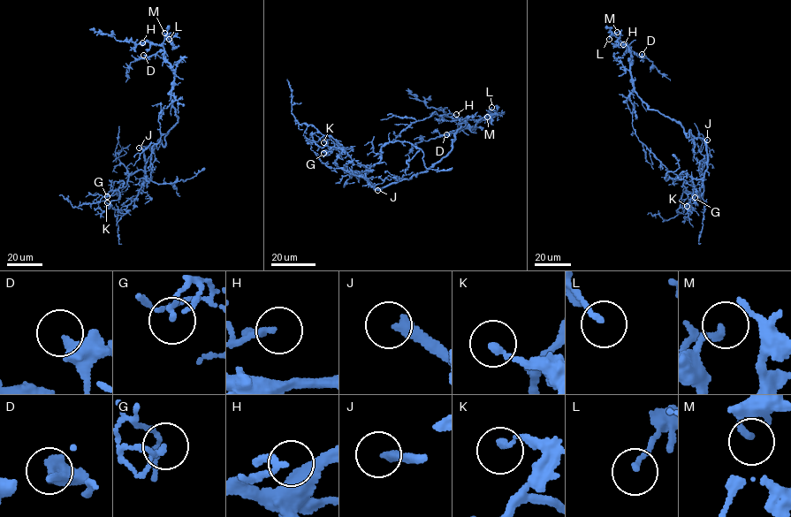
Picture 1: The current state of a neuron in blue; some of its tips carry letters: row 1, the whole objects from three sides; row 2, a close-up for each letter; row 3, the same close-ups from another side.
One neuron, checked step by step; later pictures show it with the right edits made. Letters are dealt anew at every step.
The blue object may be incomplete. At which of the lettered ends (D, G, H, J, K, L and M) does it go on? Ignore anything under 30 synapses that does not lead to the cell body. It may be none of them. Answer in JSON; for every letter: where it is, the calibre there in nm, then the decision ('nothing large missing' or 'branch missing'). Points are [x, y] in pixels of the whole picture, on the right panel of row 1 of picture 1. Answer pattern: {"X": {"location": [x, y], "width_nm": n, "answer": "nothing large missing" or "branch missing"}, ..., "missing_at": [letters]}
{"D": {"location": [642, 54], "width_nm": 440, "answer": "nothing large missing"}, "G": {"location": [695, 197], "width_nm": 140, "answer": "nothing large missing"}, "H": {"location": [623, 44], "width_nm": 160, "answer": "nothing large missing"}, "J": {"location": [707, 140], "width_nm": 300, "answer": "branch missing"}, "K": {"location": [687, 206], "width_nm": 200, "answer": "nothing large missing"}, "L": {"location": [609, 39], "width_nm": 160, "answer": "nothing large missing"}, "M": {"location": [617, 32], "width_nm": 200, "answer": "nothing large missing"}, "missing_at": ["J"]}

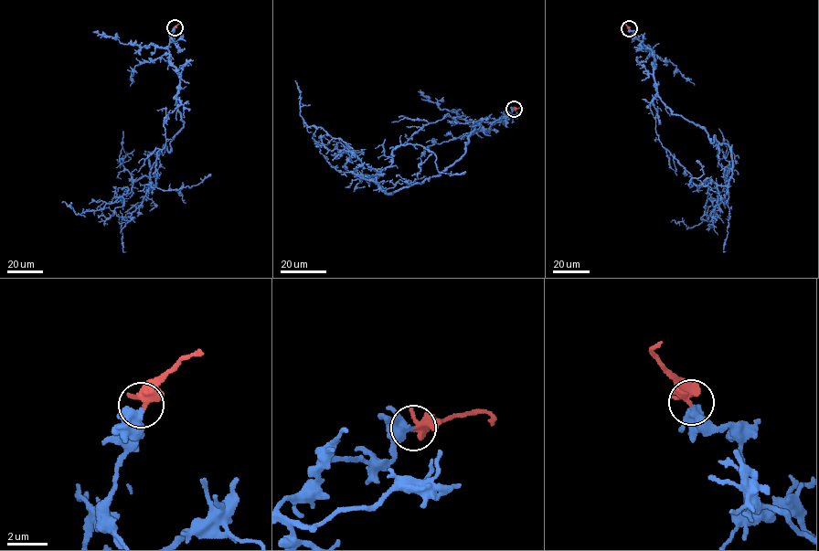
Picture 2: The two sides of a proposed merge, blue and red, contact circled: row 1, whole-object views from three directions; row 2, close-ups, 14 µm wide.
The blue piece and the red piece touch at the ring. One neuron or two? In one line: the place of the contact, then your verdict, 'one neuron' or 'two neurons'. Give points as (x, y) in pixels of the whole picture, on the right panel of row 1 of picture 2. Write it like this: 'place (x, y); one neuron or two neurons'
place (629, 28); one neuron

